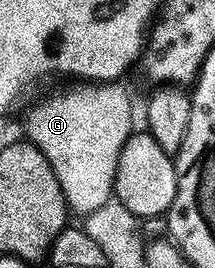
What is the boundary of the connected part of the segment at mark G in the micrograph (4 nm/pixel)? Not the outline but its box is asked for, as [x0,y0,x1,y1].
[25,81,132,217]

